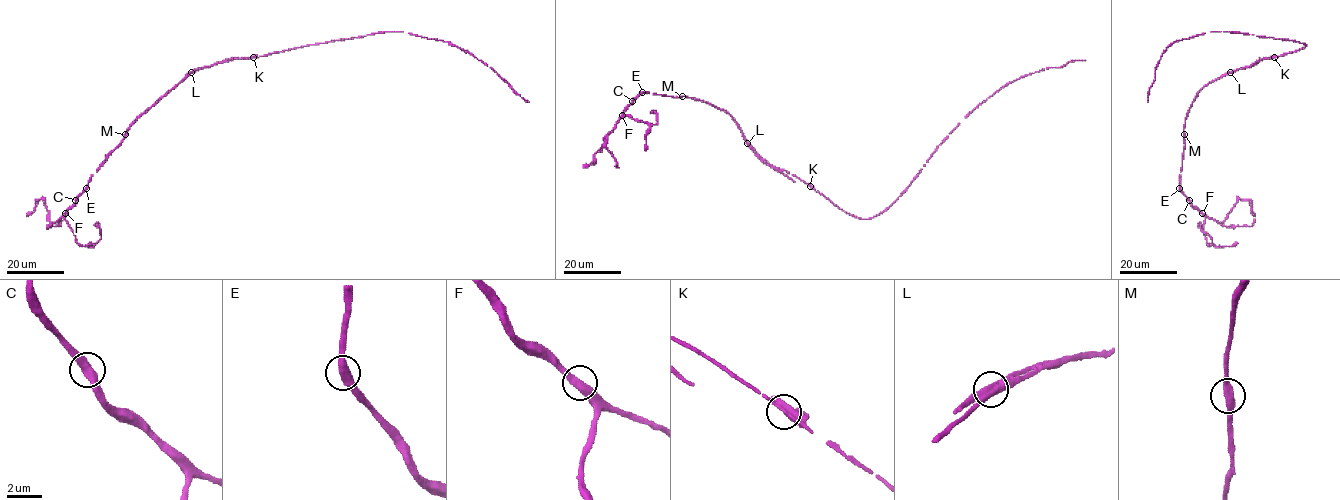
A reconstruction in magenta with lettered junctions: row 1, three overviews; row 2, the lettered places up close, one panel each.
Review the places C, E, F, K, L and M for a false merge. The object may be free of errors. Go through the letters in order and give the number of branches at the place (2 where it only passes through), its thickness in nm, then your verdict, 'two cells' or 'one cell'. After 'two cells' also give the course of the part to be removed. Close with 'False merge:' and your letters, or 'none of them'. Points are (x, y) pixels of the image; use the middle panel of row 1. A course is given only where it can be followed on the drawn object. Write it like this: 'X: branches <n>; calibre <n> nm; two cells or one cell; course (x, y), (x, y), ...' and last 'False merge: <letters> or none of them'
C: branches 2; calibre 480 nm; one cell
E: branches 2; calibre 480 nm; one cell
F: branches 2; calibre 440 nm; one cell
K: branches 2; calibre 440 nm; one cell
L: branches 2; calibre 480 nm; two cells; course (747, 143), (764, 162), (795, 182)
M: branches 2; calibre 420 nm; one cell
False merge: L

